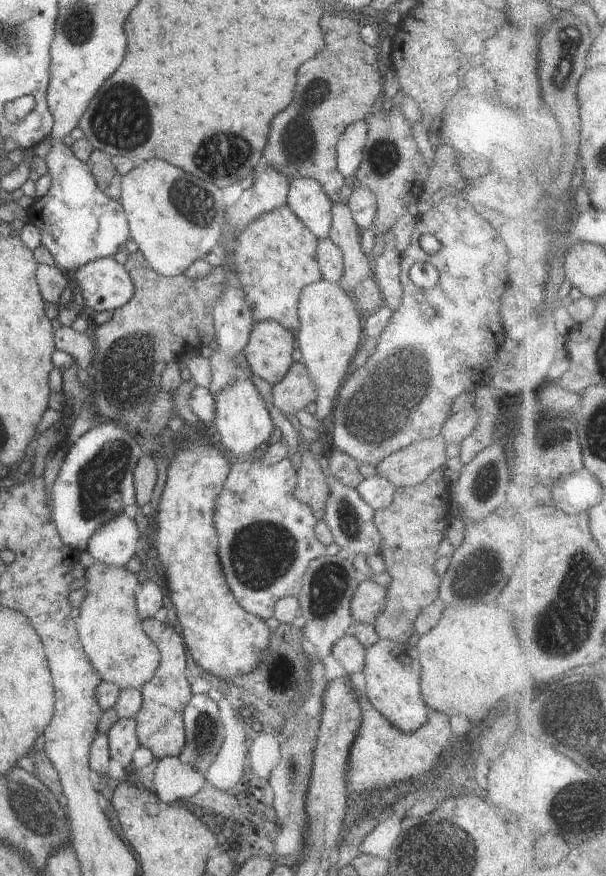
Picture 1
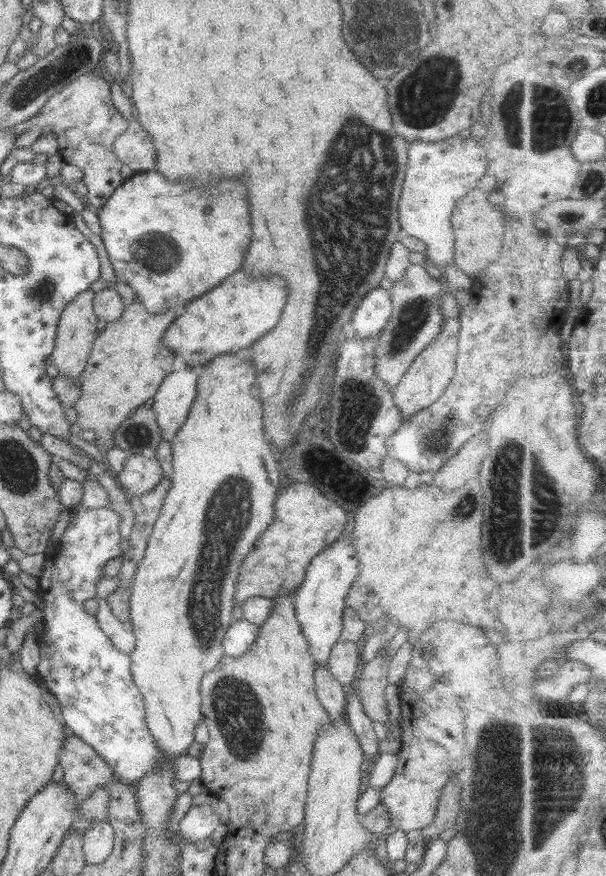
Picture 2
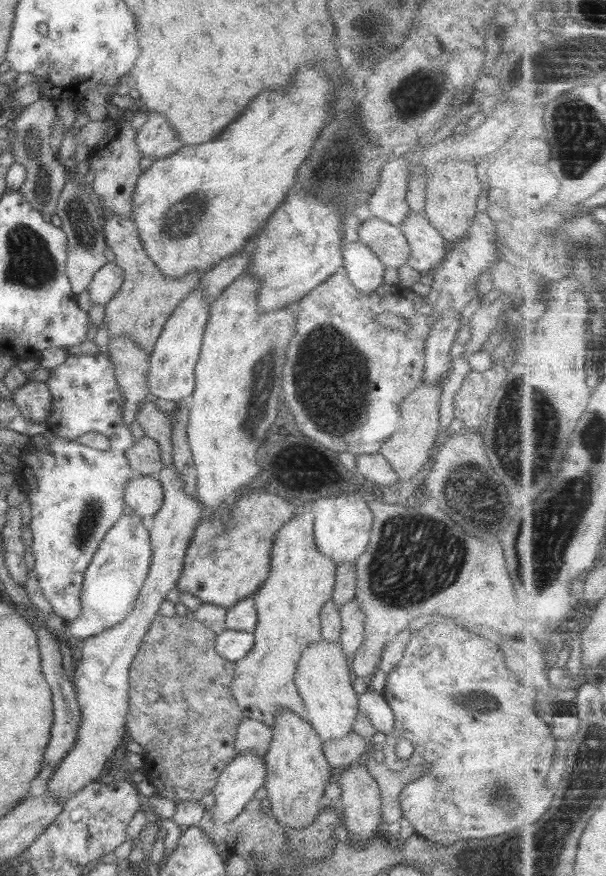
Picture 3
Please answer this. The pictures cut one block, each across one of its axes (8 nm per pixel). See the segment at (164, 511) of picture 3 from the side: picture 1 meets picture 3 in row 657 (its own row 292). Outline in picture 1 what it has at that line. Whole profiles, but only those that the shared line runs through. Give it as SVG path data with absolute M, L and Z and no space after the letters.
M114 257L92 260L69 274L82 291L85 304L96 310L118 310L134 296L134 283Z

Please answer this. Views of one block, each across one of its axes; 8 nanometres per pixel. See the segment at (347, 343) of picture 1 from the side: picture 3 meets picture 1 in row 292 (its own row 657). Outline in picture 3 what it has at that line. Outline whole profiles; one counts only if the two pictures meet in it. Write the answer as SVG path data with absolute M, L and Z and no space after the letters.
M324 638L318 642L313 642L308 645L301 654L300 660L297 664L296 674L294 675L296 687L306 710L308 710L307 721L312 725L321 742L328 740L340 740L352 731L352 724L354 719L358 716L358 700L357 694L353 688L353 675L349 663L349 659L344 654L341 646L338 643L330 642Z

